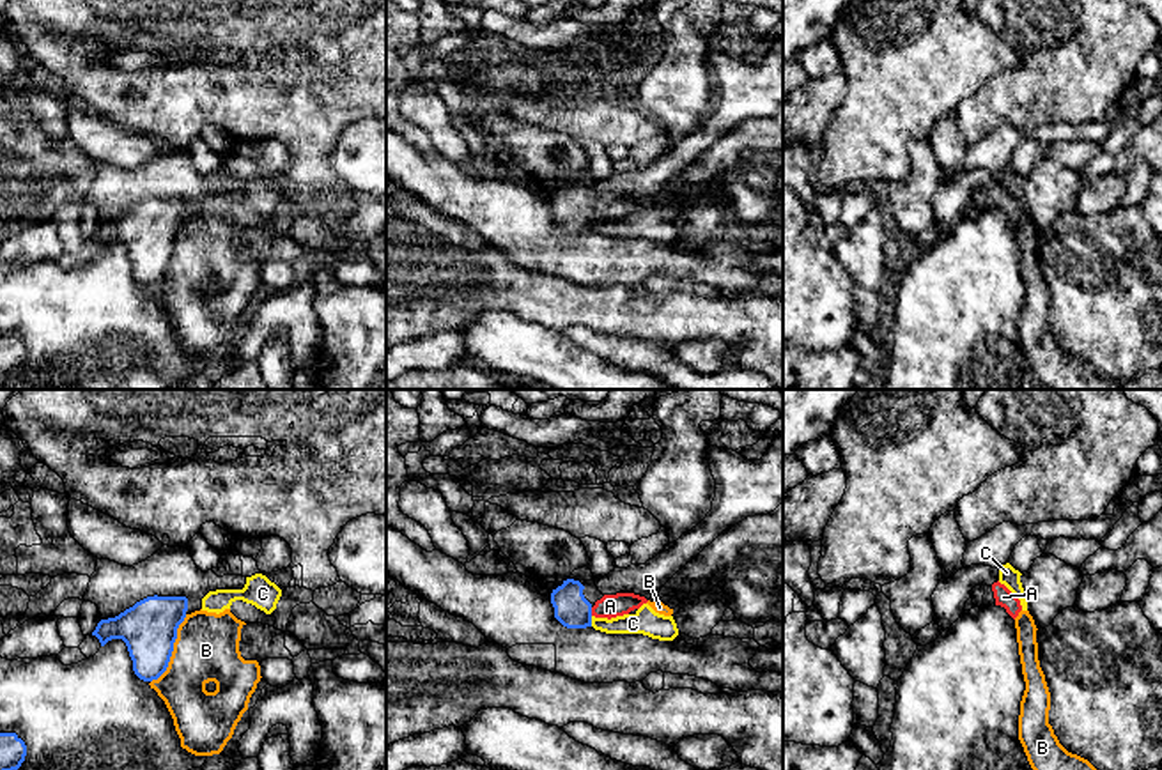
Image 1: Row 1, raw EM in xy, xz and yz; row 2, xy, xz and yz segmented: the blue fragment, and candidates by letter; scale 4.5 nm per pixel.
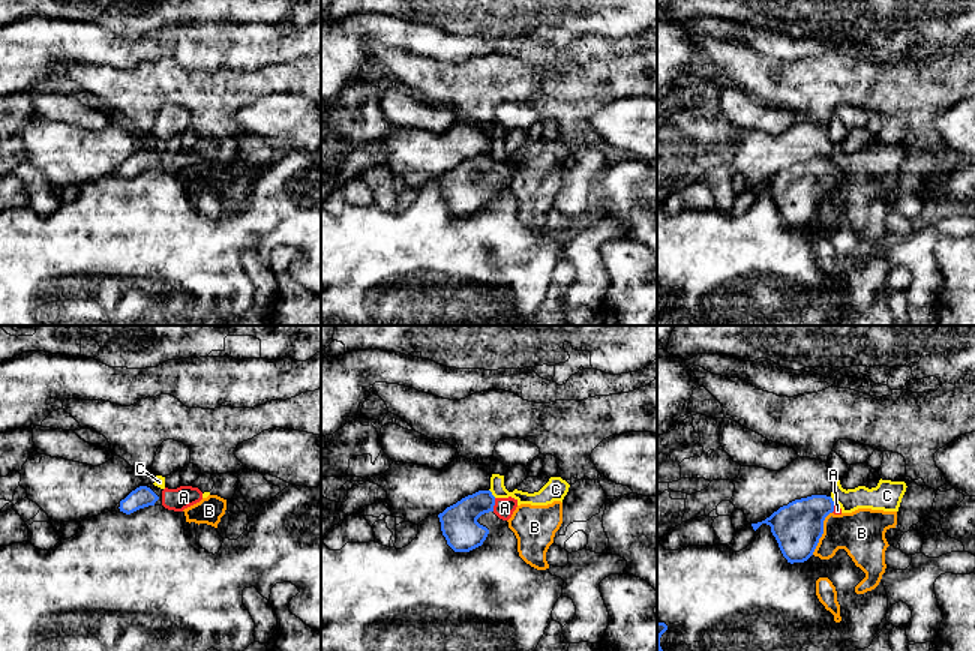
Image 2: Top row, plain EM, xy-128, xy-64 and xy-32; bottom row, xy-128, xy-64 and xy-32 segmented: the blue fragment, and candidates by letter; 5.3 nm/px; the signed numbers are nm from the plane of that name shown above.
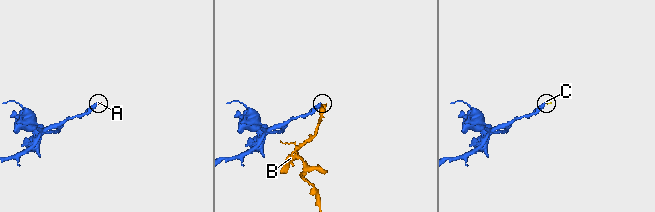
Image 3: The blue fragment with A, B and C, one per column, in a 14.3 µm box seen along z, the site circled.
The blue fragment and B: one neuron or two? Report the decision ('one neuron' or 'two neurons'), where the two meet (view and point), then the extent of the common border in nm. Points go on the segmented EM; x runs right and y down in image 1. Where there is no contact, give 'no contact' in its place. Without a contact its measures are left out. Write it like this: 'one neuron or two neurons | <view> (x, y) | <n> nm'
two neurons | xy (172, 650) | 360 nm

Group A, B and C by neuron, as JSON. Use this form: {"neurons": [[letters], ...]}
{"neurons": [["A"], ["B", "C"]]}

